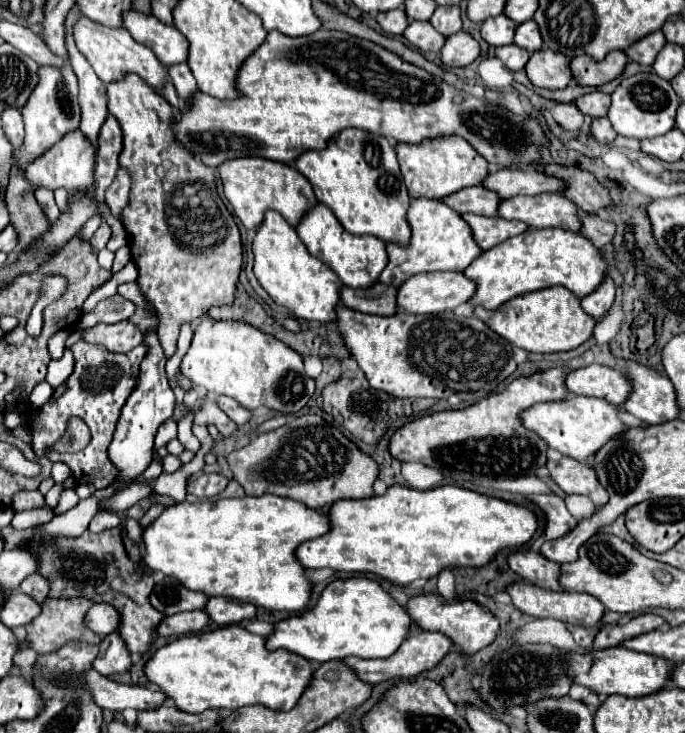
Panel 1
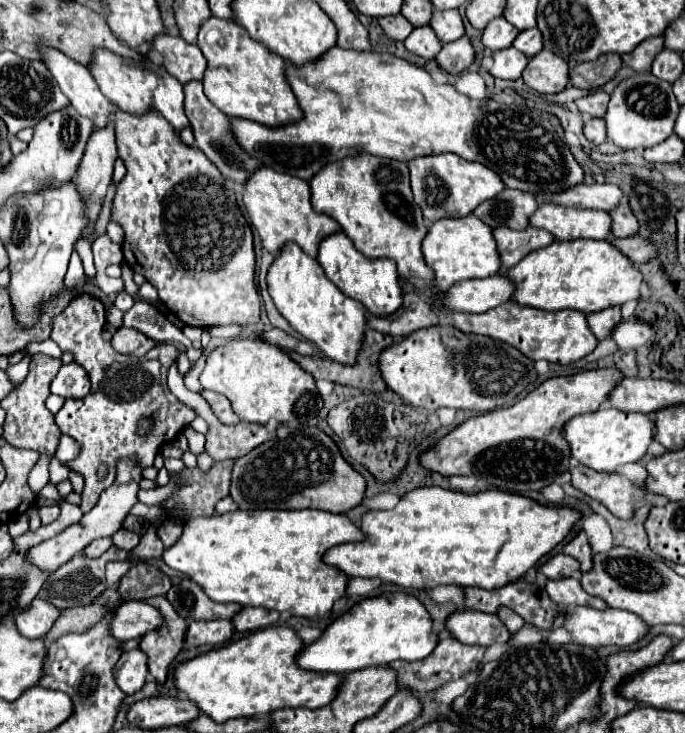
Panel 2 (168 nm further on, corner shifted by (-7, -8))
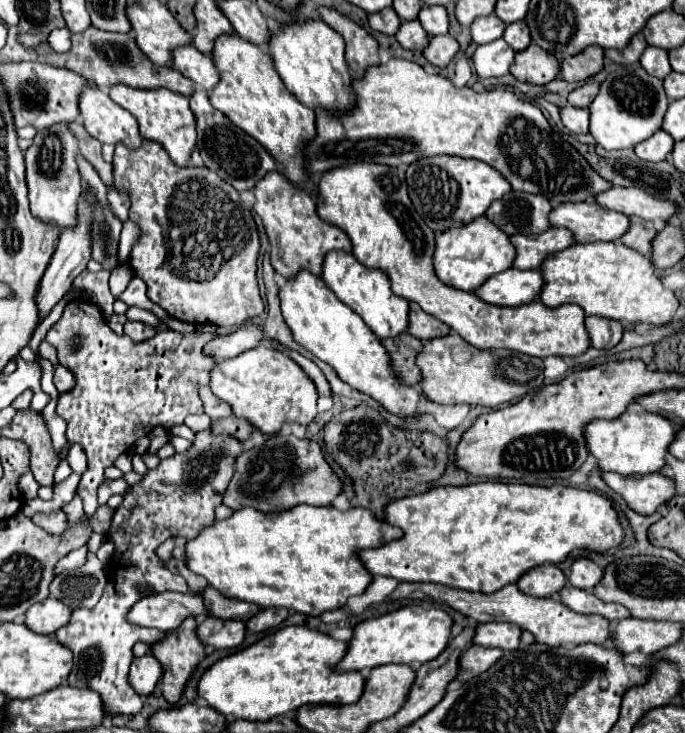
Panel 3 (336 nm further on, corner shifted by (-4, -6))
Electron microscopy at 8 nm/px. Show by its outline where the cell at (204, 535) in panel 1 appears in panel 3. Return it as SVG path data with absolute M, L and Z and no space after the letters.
M297 505L289 511L263 513L257 509L239 509L229 519L215 521L199 531L195 539L185 543L187 567L205 577L211 587L221 591L221 595L231 599L245 599L261 609L265 607L285 607L305 615L321 615L343 607L349 597L361 595L371 583L371 573L361 565L353 551L379 547L403 535L401 529L391 527L377 519L363 507L353 507L349 511L337 511L335 507L315 507Z

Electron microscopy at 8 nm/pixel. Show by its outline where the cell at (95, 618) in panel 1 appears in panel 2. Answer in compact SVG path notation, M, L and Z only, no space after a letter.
M128 601L116 609L116 615L112 619L112 635L118 641L128 641L142 637L148 631L160 629L162 625L164 617L154 605L144 601Z

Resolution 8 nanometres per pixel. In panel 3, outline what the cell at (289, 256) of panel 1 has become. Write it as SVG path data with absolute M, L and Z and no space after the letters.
M299 271L279 287L279 299L285 323L289 325L295 341L321 361L329 363L345 383L359 389L361 393L375 397L391 413L405 417L419 413L417 403L421 391L417 387L403 387L395 381L389 355L385 355L385 347L381 347L377 335L369 331L365 321L357 317L351 307L347 307L333 295L333 291L321 281L319 275Z

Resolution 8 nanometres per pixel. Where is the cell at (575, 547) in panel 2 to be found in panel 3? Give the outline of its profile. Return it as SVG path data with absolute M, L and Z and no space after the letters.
M575 557L573 565L571 565L571 575L569 575L569 583L573 587L585 589L589 591L591 587L595 587L601 581L603 571L589 559L589 557Z

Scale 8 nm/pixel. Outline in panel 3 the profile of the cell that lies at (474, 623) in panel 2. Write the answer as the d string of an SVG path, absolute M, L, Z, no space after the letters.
M489 621L489 623L479 623L475 627L473 643L483 645L483 647L497 647L497 649L509 651L509 649L519 647L519 637L521 637L521 629L517 625Z

